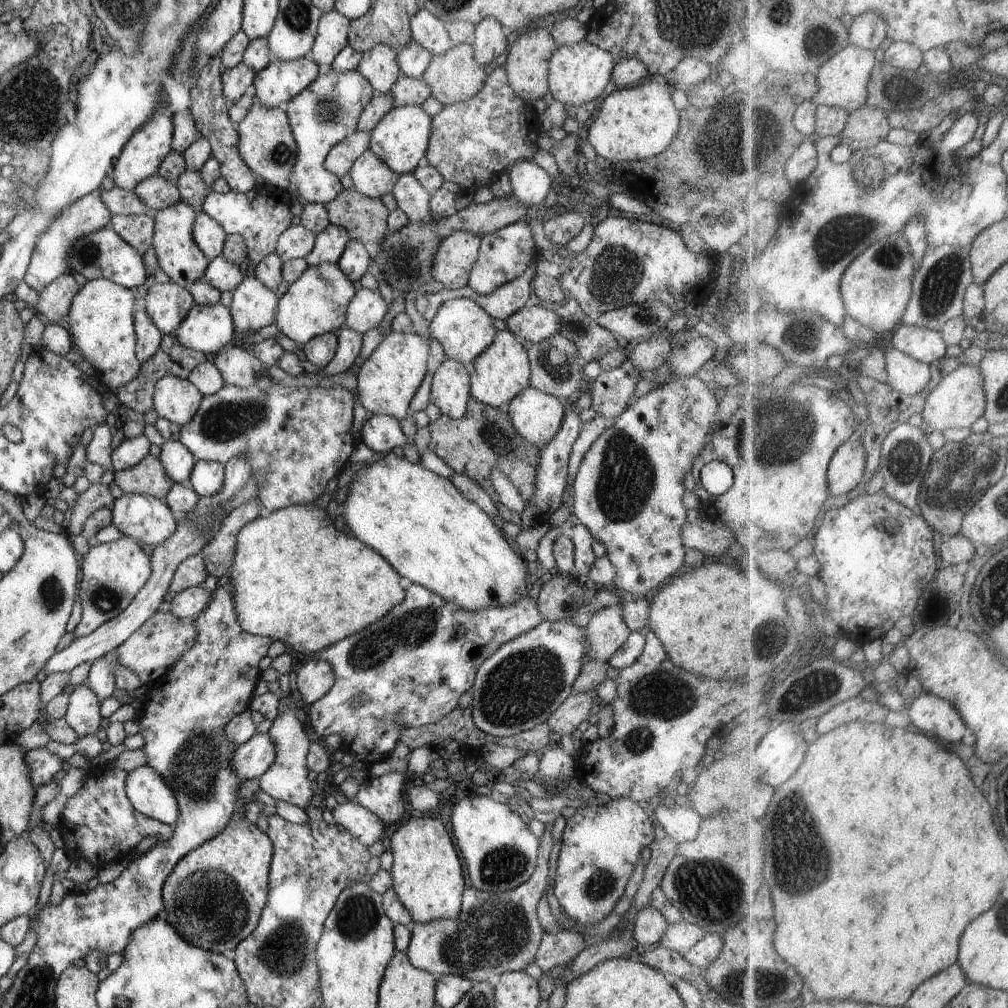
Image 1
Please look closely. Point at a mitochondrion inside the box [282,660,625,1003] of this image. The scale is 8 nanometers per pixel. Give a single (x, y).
(471, 944)

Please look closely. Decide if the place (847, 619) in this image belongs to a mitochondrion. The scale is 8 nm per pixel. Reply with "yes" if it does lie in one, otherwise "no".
no

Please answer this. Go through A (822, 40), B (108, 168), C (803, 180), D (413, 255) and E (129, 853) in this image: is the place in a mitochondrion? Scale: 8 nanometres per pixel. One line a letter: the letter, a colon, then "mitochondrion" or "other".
A: mitochondrion
B: other
C: other
D: mitochondrion
E: other

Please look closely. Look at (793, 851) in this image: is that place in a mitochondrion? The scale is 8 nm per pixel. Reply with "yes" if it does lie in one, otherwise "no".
yes

